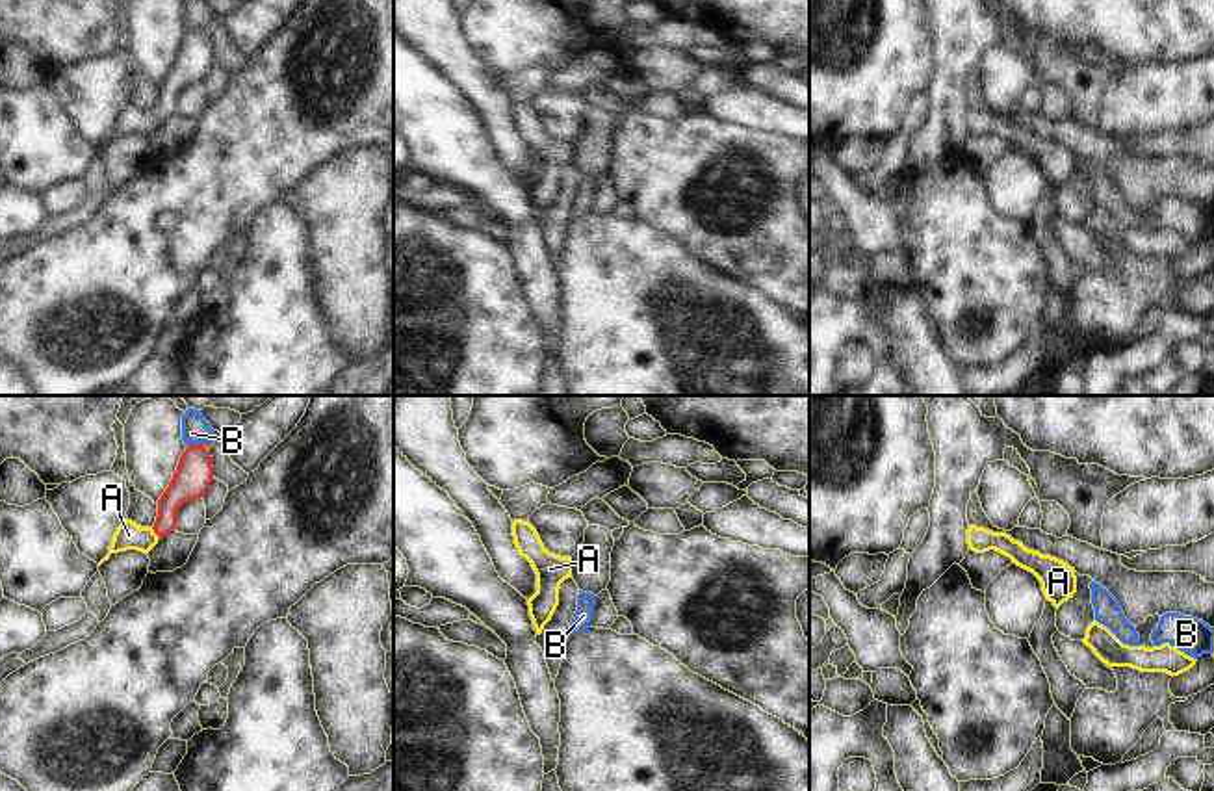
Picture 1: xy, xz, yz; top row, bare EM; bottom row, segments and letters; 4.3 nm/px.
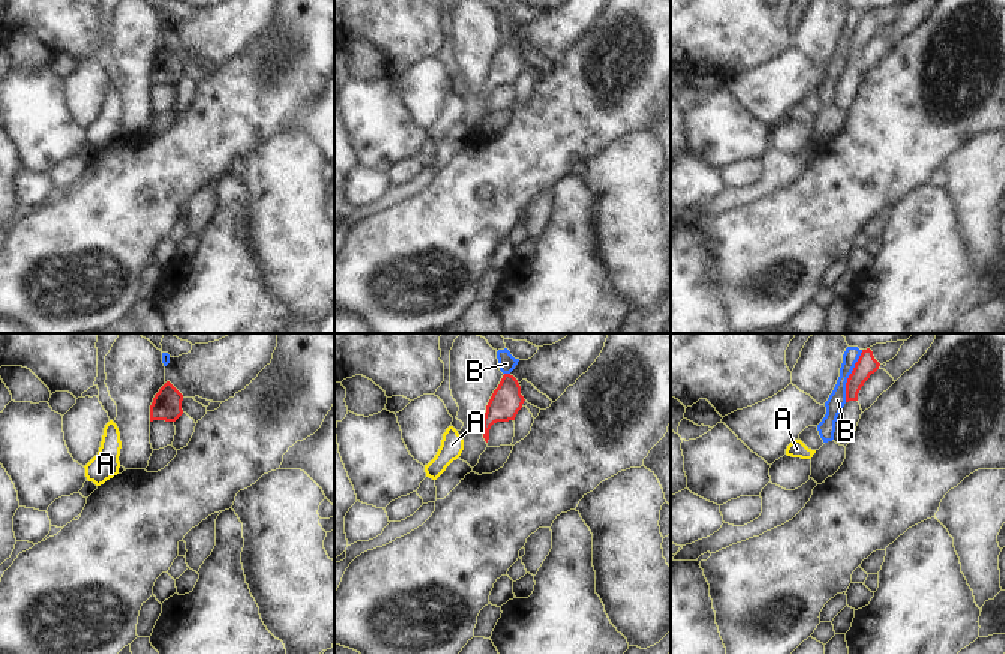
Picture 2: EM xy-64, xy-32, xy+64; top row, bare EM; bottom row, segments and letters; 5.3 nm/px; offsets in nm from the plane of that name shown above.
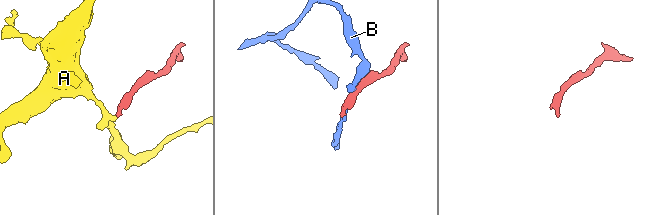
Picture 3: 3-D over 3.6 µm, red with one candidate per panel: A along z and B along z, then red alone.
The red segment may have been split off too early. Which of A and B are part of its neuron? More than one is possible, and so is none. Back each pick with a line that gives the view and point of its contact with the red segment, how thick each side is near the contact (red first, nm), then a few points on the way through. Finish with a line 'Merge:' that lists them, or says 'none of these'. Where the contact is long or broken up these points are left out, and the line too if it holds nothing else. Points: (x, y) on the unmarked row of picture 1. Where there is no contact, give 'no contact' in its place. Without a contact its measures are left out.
A: contact xy (154, 116); calibres 140 and 120 nm; way xy (186, 69), (154, 116), (129, 119)
Merge: A

